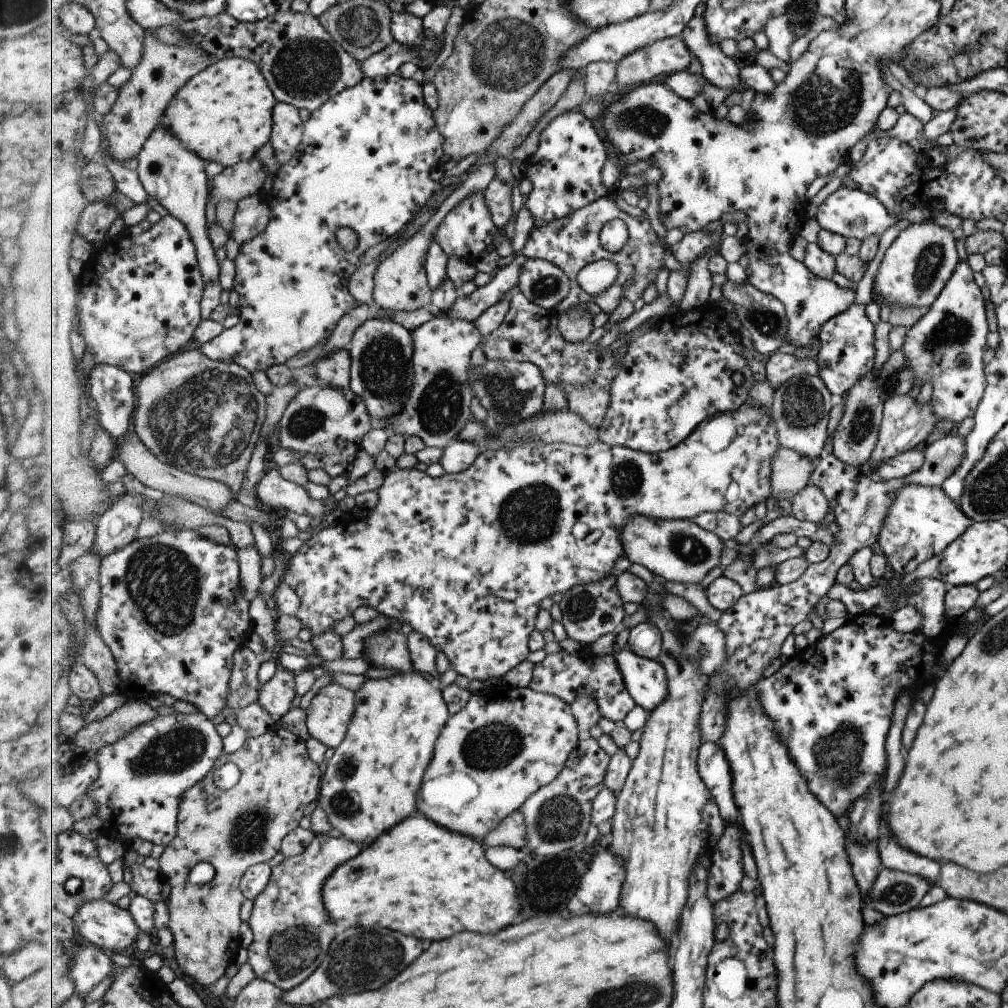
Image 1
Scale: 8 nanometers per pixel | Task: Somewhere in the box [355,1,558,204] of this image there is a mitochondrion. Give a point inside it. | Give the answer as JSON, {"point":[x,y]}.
{"point":[507,56]}

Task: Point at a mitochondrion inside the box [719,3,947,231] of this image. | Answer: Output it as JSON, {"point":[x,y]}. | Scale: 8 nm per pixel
{"point":[830,98]}

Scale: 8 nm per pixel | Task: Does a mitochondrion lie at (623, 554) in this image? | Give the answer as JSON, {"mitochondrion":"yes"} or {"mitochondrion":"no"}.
{"mitochondrion":"no"}

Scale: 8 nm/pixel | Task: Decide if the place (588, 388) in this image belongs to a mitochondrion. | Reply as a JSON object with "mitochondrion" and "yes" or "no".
{"mitochondrion":"yes"}

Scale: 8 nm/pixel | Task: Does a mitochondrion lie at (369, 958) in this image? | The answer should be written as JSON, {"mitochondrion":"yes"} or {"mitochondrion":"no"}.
{"mitochondrion":"yes"}

